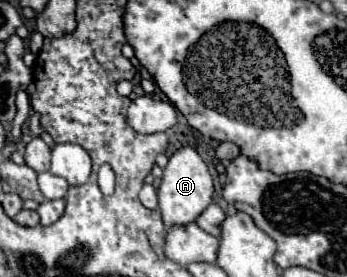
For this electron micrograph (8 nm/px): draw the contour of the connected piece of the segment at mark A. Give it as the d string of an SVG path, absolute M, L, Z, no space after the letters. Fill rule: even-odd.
M190 146L180 148L168 160L168 166L164 168L164 176L158 186L158 208L162 214L164 226L172 228L178 224L194 222L200 216L200 212L204 212L204 208L208 208L208 204L212 202L212 192L214 192L212 176L208 172L208 166L204 164L204 160Z

